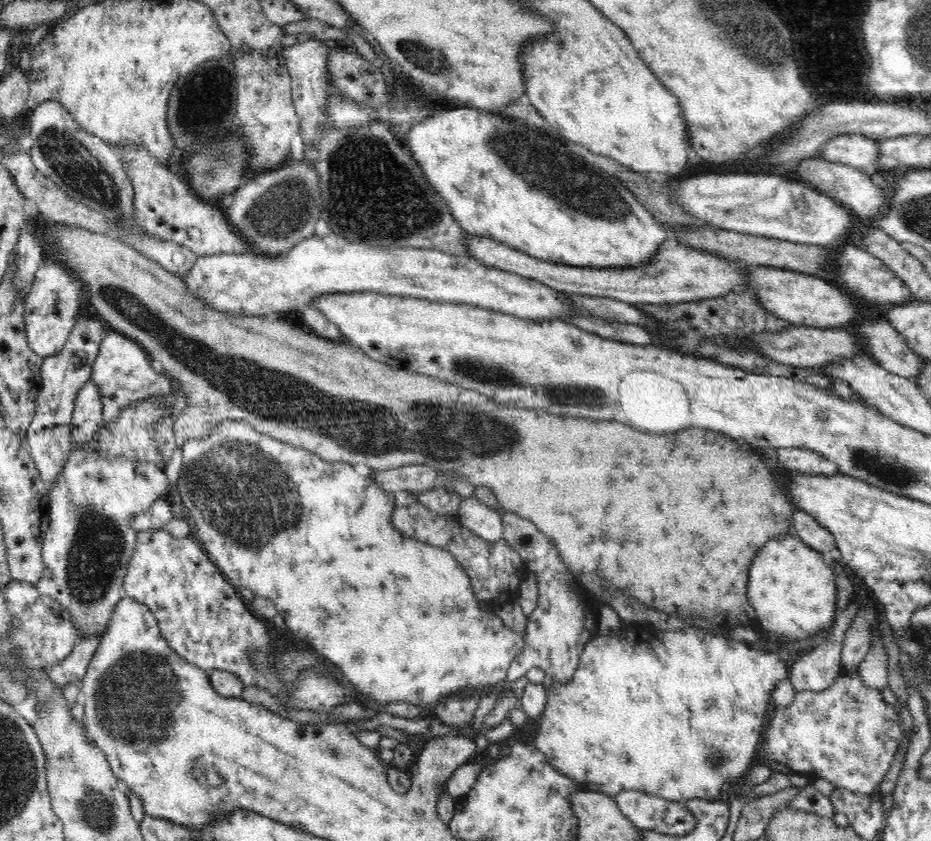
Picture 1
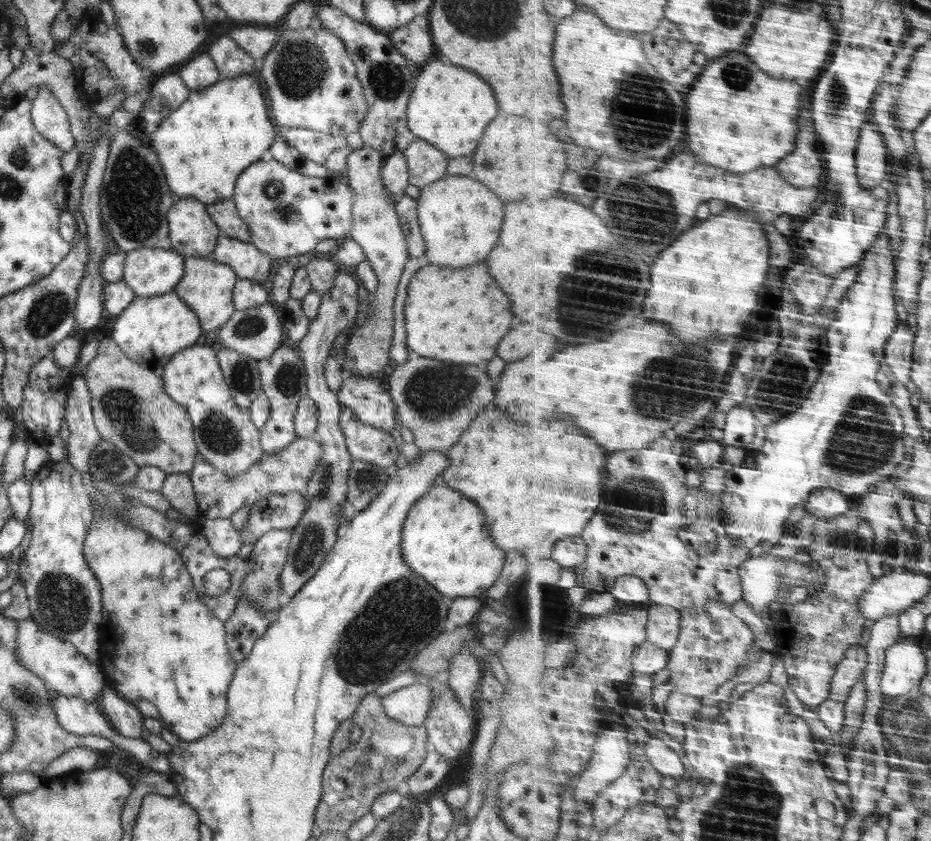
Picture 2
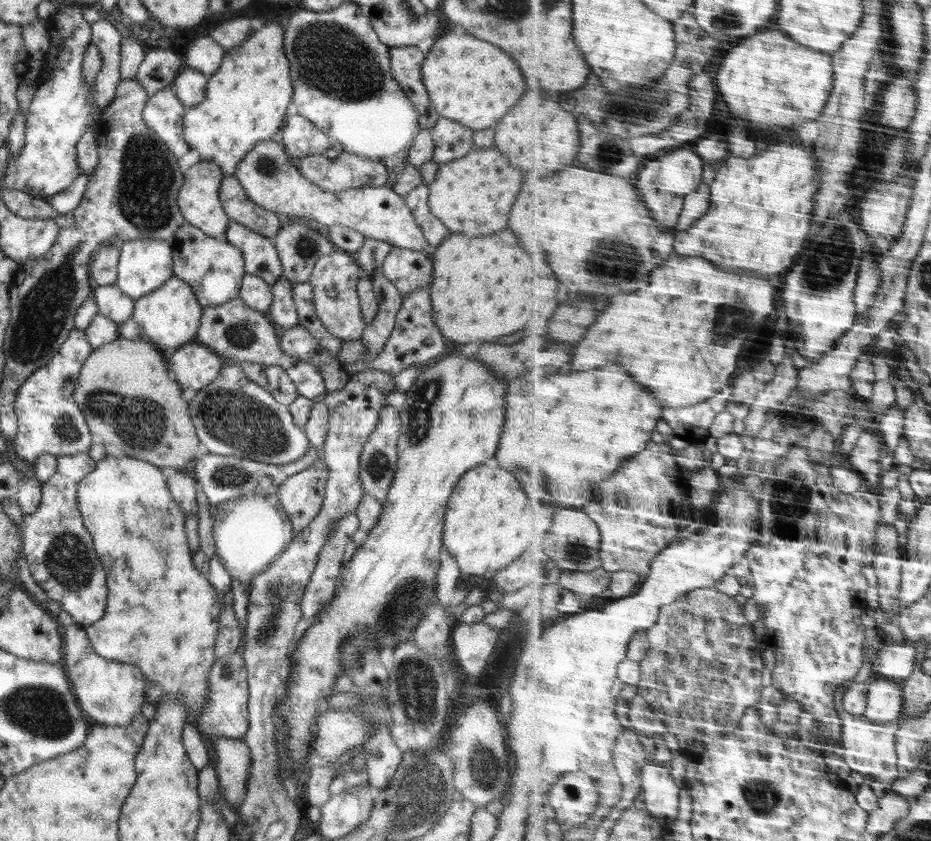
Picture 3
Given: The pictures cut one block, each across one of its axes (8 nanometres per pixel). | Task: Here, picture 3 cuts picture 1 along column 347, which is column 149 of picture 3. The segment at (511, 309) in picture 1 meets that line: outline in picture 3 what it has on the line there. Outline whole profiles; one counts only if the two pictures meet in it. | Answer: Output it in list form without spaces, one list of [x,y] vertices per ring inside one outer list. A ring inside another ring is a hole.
[[[130,240],[118,243],[121,254],[115,285],[134,300],[154,292],[173,276],[173,255],[170,242],[162,240]]]

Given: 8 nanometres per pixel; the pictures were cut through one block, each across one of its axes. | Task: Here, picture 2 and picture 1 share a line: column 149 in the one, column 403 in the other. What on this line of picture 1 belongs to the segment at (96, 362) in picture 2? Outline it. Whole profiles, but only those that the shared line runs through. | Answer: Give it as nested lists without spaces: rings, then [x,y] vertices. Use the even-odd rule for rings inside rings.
[[[41,213],[28,217],[28,220],[36,221],[42,225],[42,242],[45,251],[52,253],[52,257],[56,261],[67,266],[81,280],[86,292],[86,302],[93,313],[98,316],[98,319],[104,321],[110,330],[122,333],[136,341],[147,352],[151,360],[161,367],[163,374],[180,386],[182,393],[186,395],[188,408],[184,408],[184,414],[177,416],[173,422],[175,443],[179,448],[182,448],[182,444],[186,440],[207,437],[223,420],[236,420],[246,421],[256,431],[276,440],[282,440],[282,442],[290,442],[295,448],[304,448],[307,452],[312,452],[328,462],[344,461],[353,465],[363,462],[373,470],[388,470],[409,464],[434,466],[442,473],[450,473],[450,475],[454,473],[454,475],[470,481],[476,488],[490,487],[496,493],[501,511],[518,513],[525,519],[530,519],[542,533],[549,536],[548,539],[552,539],[552,543],[556,545],[556,550],[560,551],[560,559],[566,565],[566,569],[577,578],[581,574],[598,572],[598,575],[602,574],[604,578],[610,580],[608,587],[624,591],[624,593],[628,592],[628,595],[634,594],[642,604],[646,604],[650,608],[658,608],[658,610],[664,610],[668,614],[694,614],[698,618],[704,618],[717,625],[730,626],[731,628],[756,626],[756,611],[747,597],[750,564],[752,564],[756,552],[768,540],[793,533],[791,532],[792,512],[796,508],[792,506],[792,501],[788,500],[781,484],[777,482],[758,454],[745,443],[740,443],[726,434],[698,427],[662,434],[644,434],[644,431],[636,430],[620,421],[562,417],[542,409],[504,406],[479,392],[447,383],[433,376],[421,375],[405,368],[392,367],[384,362],[376,362],[358,346],[342,340],[325,339],[299,324],[287,322],[285,318],[228,315],[208,307],[205,302],[196,298],[187,289],[183,279],[140,254],[136,249],[127,246],[115,236],[111,237],[84,228],[72,227],[68,224],[48,222]],[[700,474],[702,474],[702,484],[678,482],[678,480],[686,480],[686,482],[694,480],[696,482],[696,478],[700,480]]]

